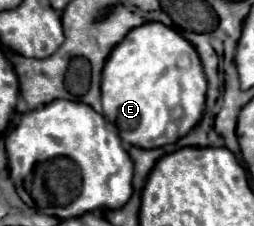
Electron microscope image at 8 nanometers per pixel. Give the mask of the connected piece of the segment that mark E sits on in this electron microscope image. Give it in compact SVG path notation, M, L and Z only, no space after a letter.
M144 23L132 29L120 45L116 45L102 71L102 107L104 117L118 129L118 135L142 149L156 149L176 143L202 117L206 101L206 77L196 49L164 23Z

